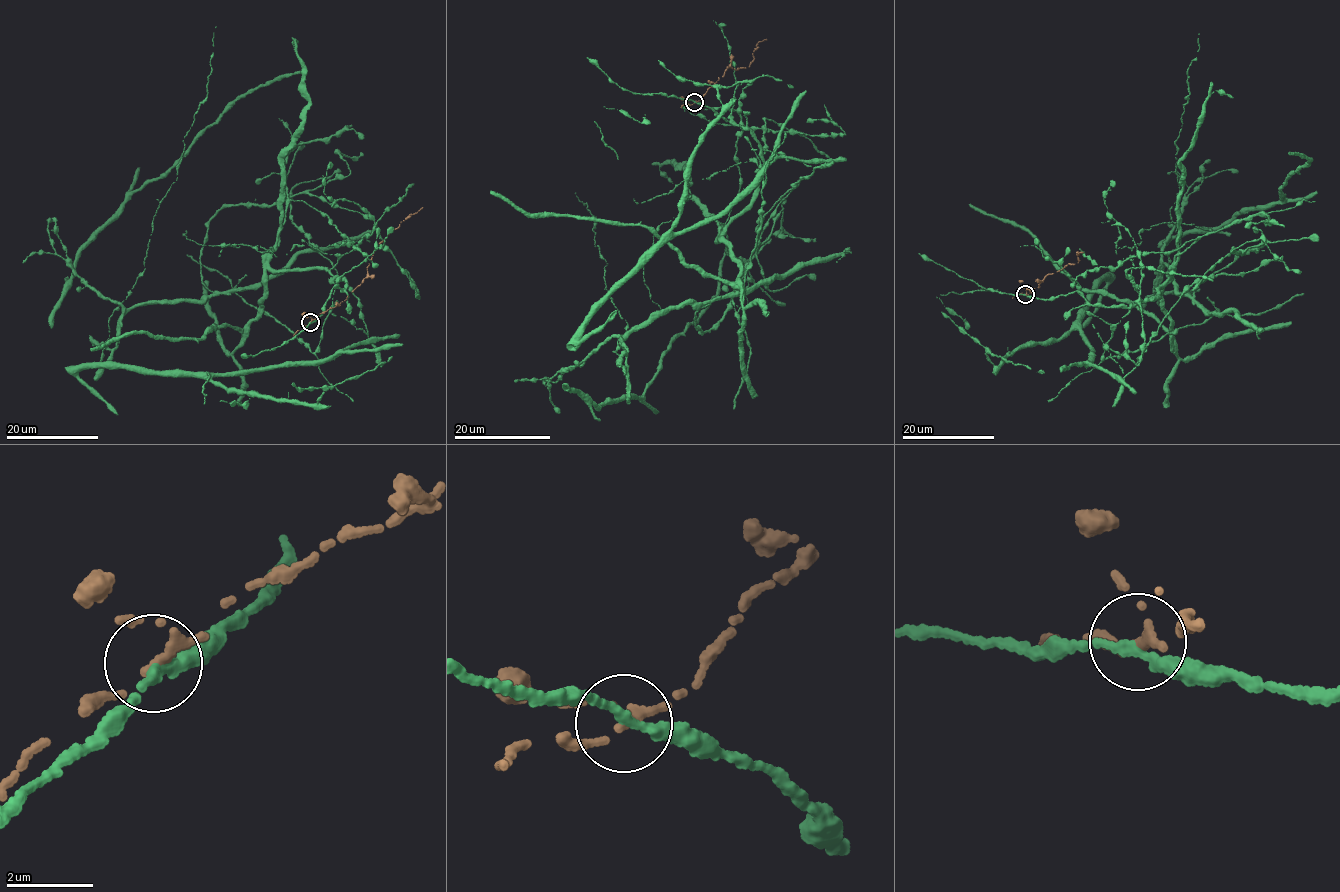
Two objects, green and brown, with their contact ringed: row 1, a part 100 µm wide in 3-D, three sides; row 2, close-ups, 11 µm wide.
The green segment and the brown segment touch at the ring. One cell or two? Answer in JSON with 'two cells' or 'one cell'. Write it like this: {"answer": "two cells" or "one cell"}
{"answer": "two cells"}

